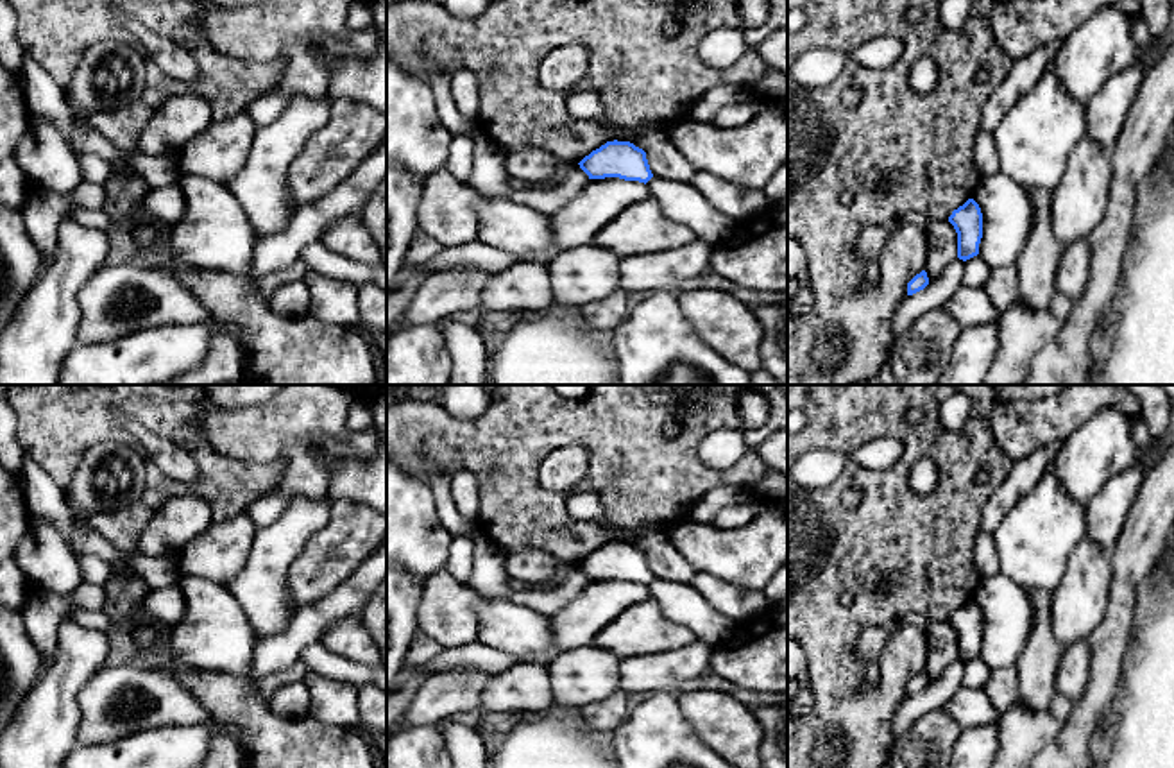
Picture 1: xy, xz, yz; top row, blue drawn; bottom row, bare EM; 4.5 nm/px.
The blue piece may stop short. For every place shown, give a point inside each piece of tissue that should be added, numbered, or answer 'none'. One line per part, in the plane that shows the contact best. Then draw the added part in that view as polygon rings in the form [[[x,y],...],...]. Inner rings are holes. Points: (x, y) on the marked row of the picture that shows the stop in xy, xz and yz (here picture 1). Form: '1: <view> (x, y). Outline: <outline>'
none

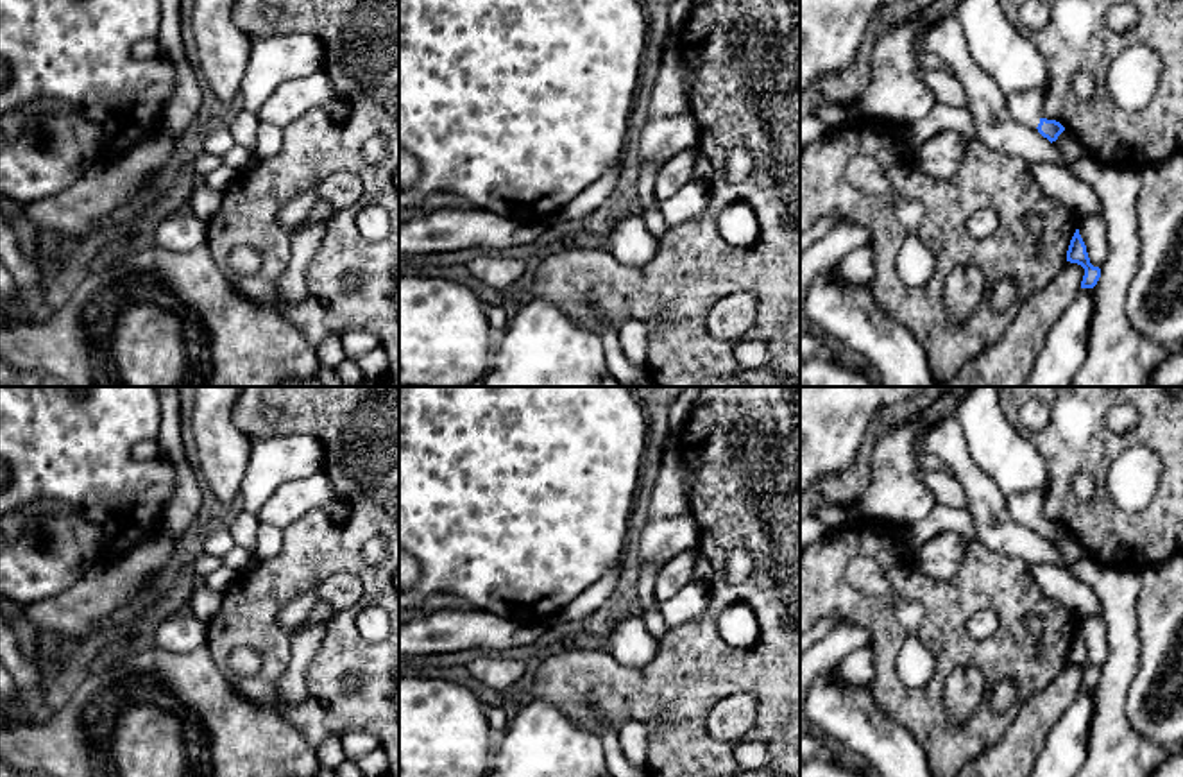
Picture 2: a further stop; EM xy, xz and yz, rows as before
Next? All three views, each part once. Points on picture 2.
1: yz (1026, 108). Outline: [[[1045,91],[1015,93],[1015,95],[1006,95],[1006,104],[1011,116],[1018,124],[1038,127],[1042,118],[1043,97]]]

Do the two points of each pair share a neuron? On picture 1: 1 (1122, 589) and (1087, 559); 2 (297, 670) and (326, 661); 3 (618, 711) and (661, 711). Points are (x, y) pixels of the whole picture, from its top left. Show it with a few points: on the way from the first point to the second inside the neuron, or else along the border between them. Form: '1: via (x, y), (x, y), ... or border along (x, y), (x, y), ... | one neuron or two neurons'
1: border along (1119, 537), (1110, 552), (1110, 597), (1101, 620) | two neurons
2: border along (299, 659), (312, 670) | two neurons
3: border along (630, 711), (612, 733) | two neurons

